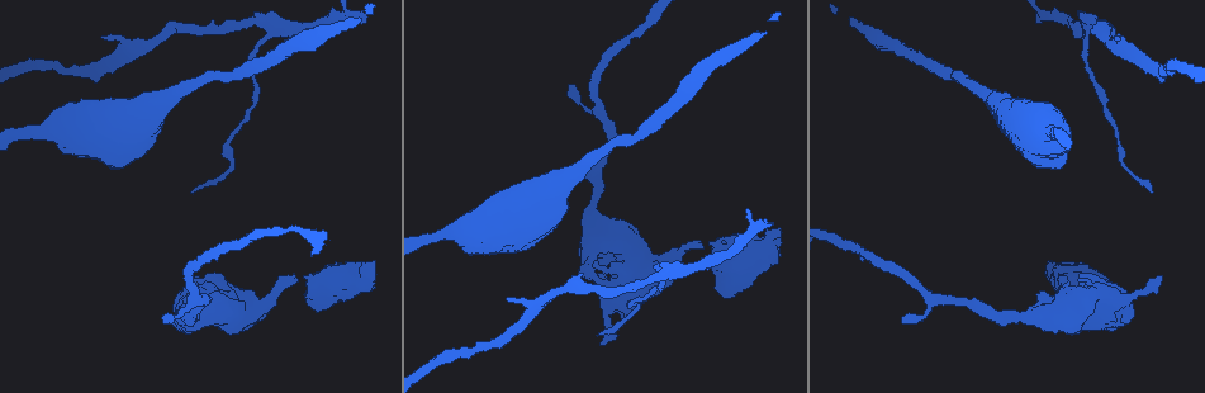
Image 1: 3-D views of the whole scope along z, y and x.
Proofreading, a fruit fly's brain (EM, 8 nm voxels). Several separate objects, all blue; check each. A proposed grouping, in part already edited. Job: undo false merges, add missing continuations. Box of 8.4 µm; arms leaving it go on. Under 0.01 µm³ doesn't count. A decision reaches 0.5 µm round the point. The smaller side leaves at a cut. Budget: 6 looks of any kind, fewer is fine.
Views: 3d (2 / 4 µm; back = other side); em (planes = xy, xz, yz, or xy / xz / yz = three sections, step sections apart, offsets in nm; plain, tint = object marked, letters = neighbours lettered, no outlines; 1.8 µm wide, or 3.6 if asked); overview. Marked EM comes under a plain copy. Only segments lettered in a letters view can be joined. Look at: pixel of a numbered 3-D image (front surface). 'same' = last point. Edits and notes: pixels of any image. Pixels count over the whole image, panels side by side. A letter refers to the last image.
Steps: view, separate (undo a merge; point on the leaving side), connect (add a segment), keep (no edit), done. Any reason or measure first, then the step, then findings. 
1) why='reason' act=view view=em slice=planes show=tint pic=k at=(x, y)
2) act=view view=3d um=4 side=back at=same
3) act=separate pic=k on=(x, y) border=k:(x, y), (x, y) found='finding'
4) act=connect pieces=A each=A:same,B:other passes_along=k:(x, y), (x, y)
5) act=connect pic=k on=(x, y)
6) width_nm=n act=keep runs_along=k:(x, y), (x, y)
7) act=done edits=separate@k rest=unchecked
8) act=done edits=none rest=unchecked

why='branch stops here' act=view view=3d um=4 pic=1 at=(599, 343)

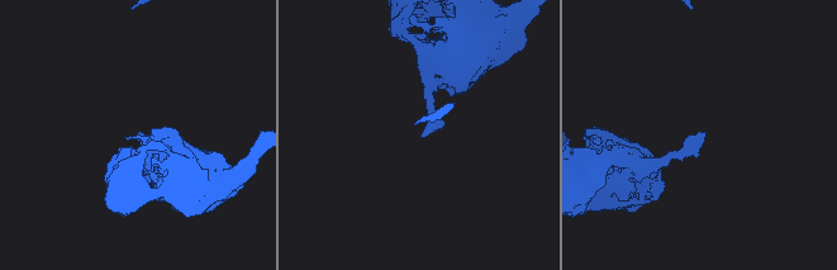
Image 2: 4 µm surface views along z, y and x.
why='now the EM' act=view view=em slice=xz step=8 show=letters pic=2 at=(421, 137)

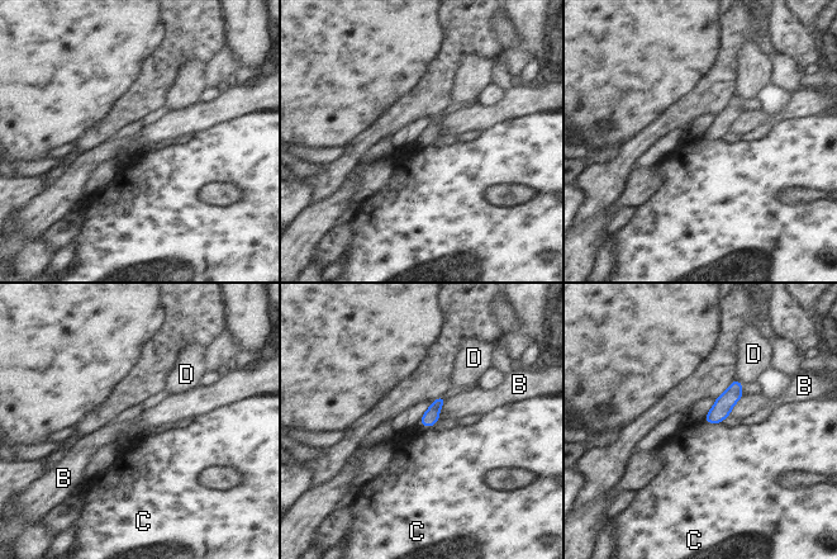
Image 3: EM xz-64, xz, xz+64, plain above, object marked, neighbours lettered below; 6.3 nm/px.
longest_contact=B:170nm act=keep each=B:other,C:other,D:other border=3:(704, 420), (719, 424) found='none of them fits'

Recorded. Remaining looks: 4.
act=view view=em slice=xy step=16 show=letters pic=1 at=(506, 299)

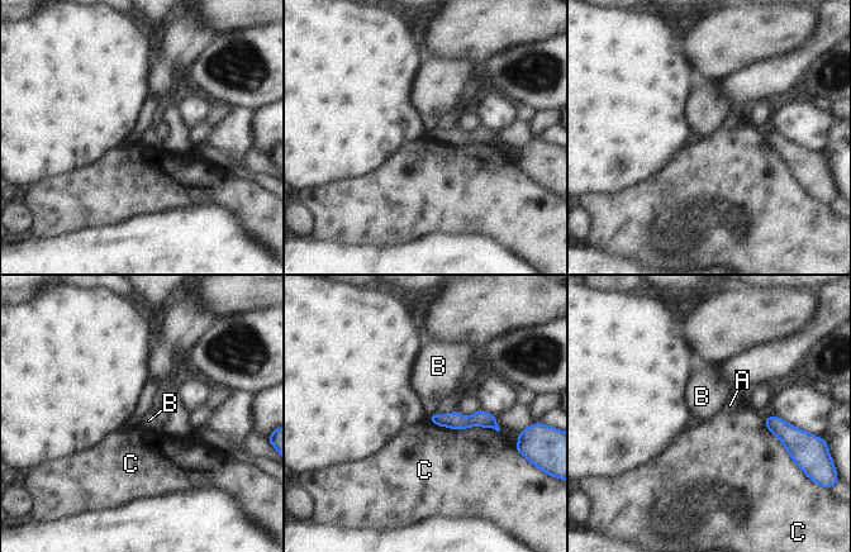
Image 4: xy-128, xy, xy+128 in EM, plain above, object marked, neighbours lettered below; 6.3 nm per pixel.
act=keep each=A:other,B:other,C:other runs_along=4:(433, 418), (489, 420), (493, 424) found='no lettered segment goes on from it'

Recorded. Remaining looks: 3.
why='branch stops here' act=view view=em slice=planes show=letters pic=1 at=(358, 21)

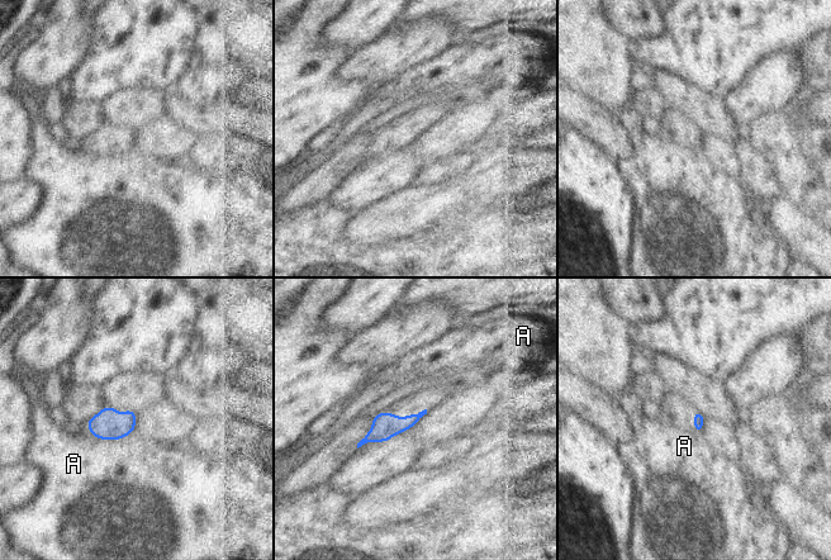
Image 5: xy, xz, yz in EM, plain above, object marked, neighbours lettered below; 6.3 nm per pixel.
act=keep each=A:other border=5:(137, 414), (118, 439), (86, 427) found='none of them fits'

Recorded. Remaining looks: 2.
act=done edits=none rest=unchecked

